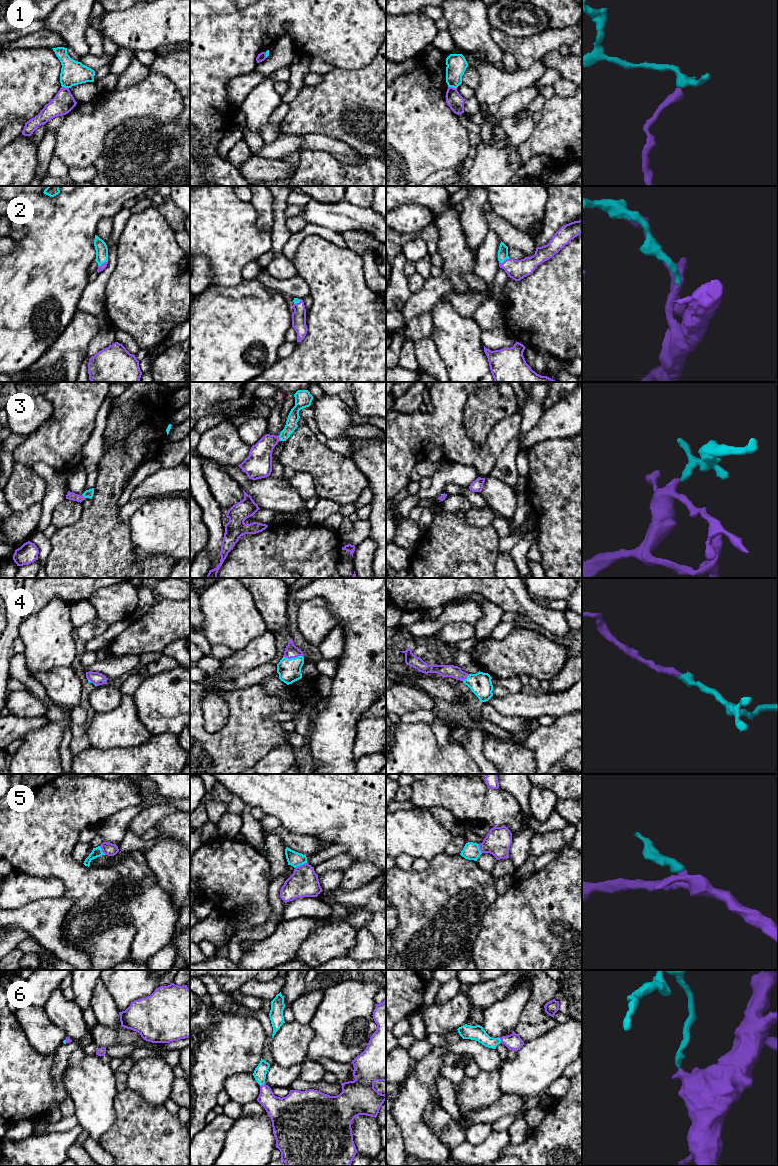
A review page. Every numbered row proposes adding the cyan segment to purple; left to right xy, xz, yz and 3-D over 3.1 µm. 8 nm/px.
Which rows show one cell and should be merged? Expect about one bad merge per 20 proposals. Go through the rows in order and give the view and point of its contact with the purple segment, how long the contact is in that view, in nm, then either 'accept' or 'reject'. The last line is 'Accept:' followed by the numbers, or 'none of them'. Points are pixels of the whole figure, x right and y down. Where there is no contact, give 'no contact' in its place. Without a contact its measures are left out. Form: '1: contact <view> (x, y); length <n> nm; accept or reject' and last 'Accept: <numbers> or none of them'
1: contact yz (452, 87); length 70 nm; reject
2: contact yz (505, 260); length 100 nm; accept
3: contact xz (278, 438); length 40 nm; accept
4: contact xz (293, 657); length 170 nm; accept
5: contact xz (301, 865); length 110 nm; accept
6: contact xz (262, 1085); length 50 nm; accept
Accept: 2, 3, 4, 5, 6

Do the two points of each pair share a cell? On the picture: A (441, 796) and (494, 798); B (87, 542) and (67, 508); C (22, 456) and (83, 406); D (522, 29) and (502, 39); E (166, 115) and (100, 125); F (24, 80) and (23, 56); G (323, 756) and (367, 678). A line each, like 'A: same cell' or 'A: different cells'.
A: same cell
B: different cells
C: same cell
D: different cells
E: same cell
F: same cell
G: same cell

